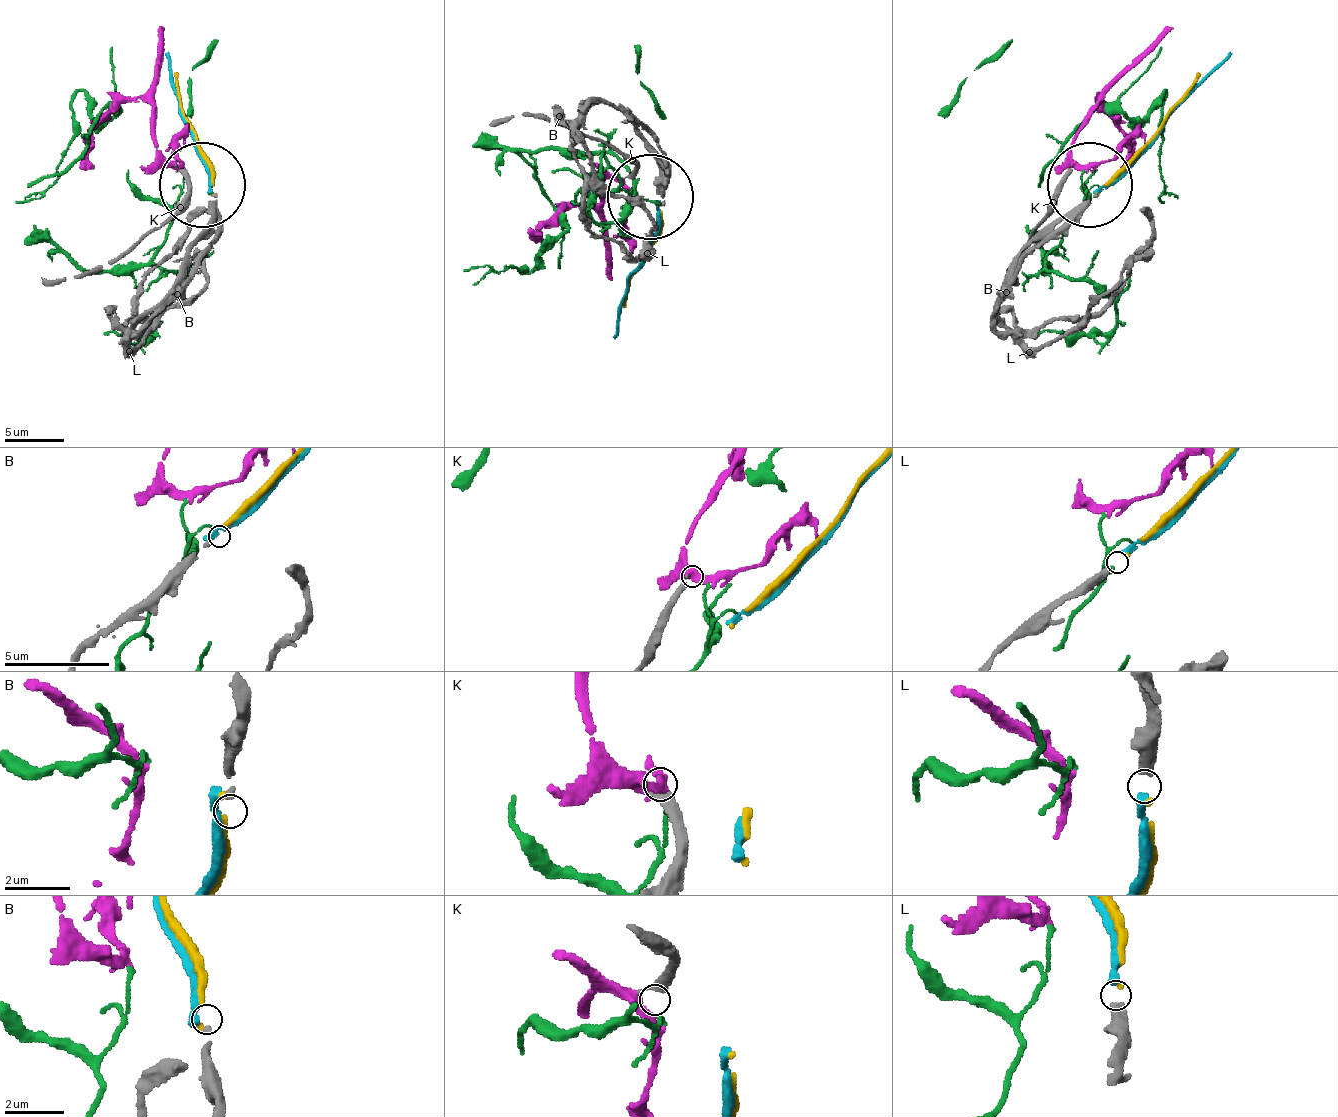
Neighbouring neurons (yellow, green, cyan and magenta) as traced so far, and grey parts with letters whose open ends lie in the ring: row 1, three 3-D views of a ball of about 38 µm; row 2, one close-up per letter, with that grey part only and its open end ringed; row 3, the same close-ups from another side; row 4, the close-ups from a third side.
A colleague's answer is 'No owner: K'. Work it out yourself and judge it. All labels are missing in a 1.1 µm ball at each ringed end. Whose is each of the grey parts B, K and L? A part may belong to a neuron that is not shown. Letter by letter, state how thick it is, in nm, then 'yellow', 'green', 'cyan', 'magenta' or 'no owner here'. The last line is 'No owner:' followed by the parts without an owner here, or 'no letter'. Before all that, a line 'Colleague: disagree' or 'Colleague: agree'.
Colleague: disagree
B: 140 nm thick; no owner here
K: 360 nm thick; magenta
L: 380 nm thick; yellow
No owner: B

